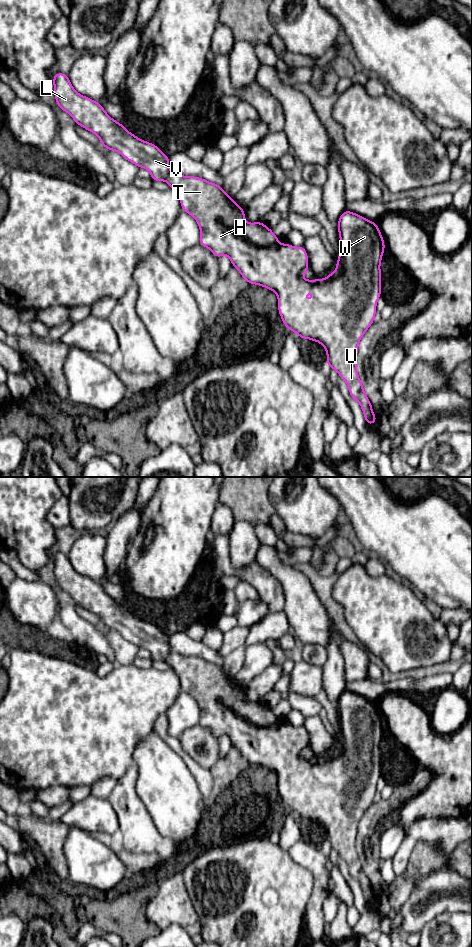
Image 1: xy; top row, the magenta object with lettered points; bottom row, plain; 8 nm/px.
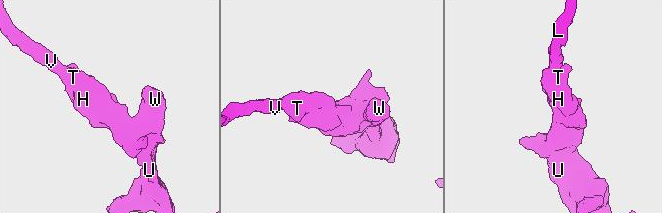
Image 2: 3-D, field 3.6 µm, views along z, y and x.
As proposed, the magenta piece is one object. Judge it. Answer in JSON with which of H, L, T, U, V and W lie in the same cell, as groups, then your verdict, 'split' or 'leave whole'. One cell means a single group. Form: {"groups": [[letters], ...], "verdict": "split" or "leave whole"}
{"groups": [["H", "L", "T", "U", "V", "W"]], "verdict": "leave whole"}

